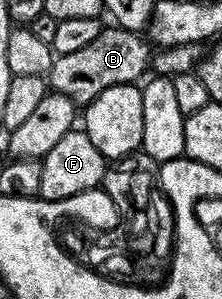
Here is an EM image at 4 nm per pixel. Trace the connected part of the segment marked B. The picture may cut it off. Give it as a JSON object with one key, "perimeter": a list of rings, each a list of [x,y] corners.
{"perimeter":[[[104,28],[93,40],[93,44],[81,48],[77,52],[58,55],[52,61],[49,75],[49,86],[54,93],[63,94],[75,102],[76,107],[85,108],[105,88],[114,86],[129,86],[138,83],[139,77],[149,70],[153,53],[152,47],[146,41],[142,42],[140,35],[133,30]]]}

